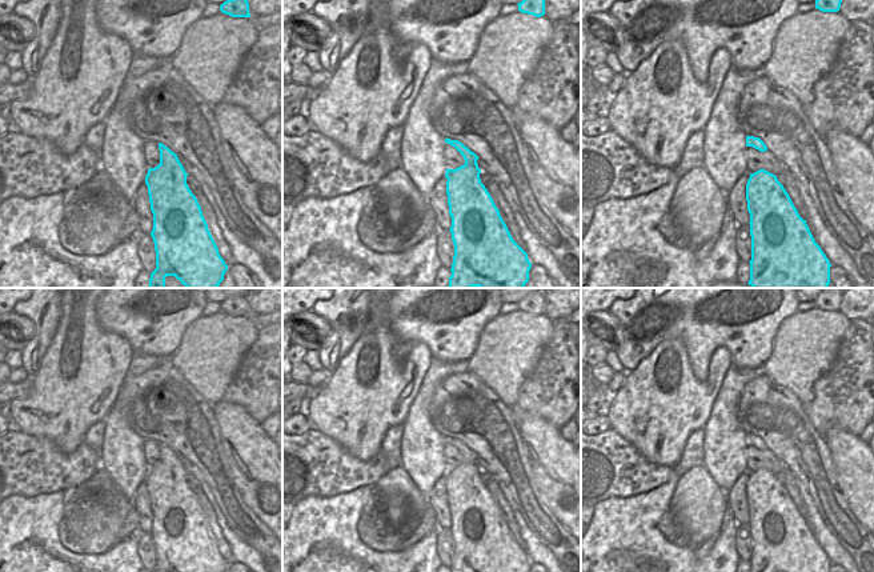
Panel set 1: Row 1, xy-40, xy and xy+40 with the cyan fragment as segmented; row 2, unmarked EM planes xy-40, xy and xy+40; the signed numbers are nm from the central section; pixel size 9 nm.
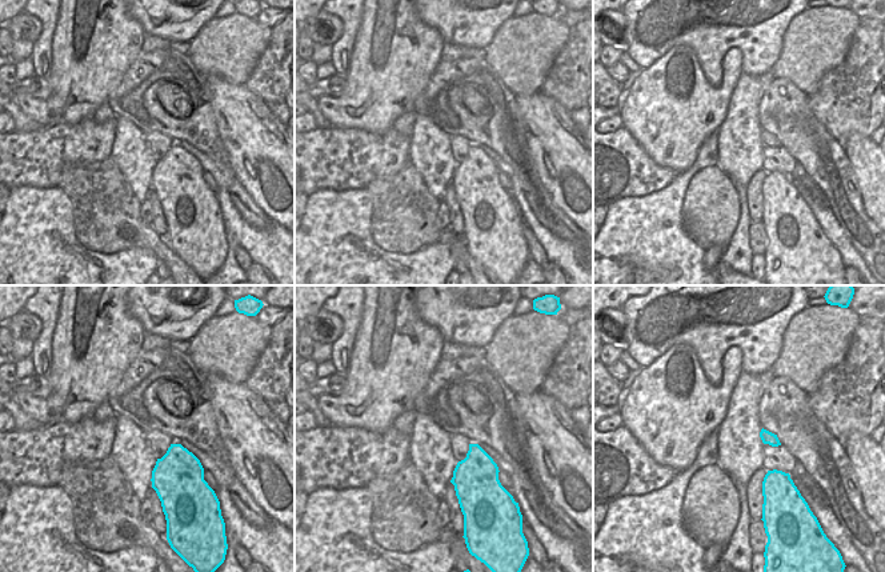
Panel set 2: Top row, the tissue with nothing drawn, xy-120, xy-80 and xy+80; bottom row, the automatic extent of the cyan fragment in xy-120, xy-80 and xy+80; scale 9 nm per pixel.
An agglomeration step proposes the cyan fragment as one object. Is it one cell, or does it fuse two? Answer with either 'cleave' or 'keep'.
keep

